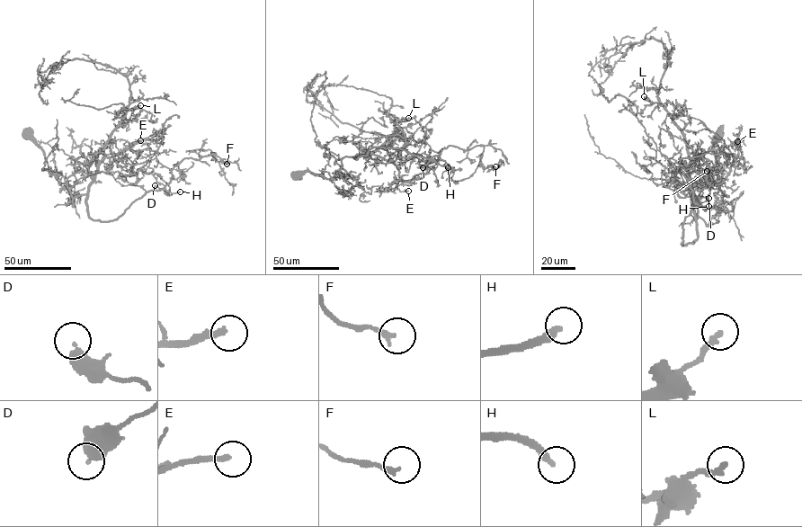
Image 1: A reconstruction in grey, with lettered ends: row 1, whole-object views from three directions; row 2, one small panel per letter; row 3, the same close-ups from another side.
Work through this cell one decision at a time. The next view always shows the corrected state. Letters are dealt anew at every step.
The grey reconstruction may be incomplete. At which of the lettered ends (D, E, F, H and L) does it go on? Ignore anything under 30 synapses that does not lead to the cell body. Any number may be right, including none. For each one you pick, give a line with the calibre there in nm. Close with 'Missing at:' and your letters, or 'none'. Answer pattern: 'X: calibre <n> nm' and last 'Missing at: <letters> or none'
H: calibre 280 nm
Missing at: H

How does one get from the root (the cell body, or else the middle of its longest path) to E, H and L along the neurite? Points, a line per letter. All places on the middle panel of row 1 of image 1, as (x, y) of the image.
E: (295, 175), (309, 171), (333, 178), (339, 174), (345, 156), (371, 152), (396, 166), (397, 188), (408, 191)
H: (295, 175), (309, 171), (333, 178), (339, 174), (344, 157), (357, 159), (376, 147), (399, 147), (448, 167)
L: (295, 175), (309, 171), (327, 179), (337, 176), (343, 158), (372, 153), (392, 135), (396, 123), (408, 118)

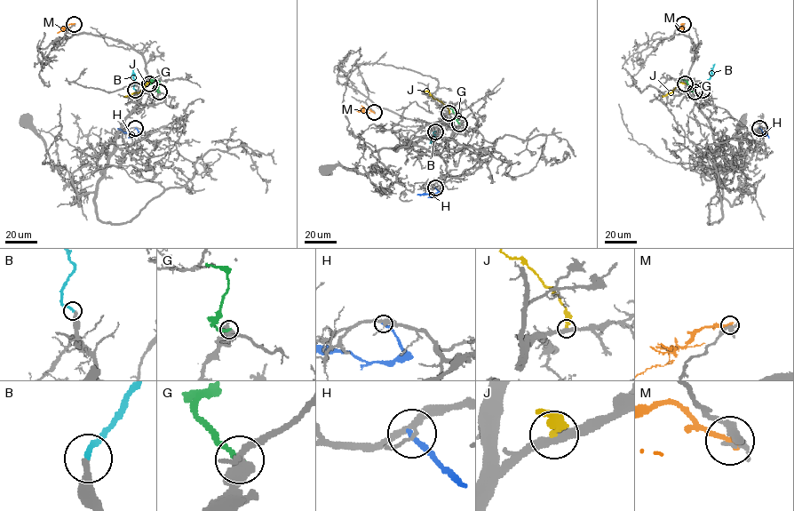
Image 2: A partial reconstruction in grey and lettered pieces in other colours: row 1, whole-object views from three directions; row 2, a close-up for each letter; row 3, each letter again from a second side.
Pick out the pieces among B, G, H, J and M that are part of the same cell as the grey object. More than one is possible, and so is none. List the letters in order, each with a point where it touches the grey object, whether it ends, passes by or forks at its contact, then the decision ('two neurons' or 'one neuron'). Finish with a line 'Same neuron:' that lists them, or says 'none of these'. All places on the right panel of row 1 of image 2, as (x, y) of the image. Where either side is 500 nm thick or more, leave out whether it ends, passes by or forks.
B: (702, 90) | it ends | one neuron
G: (694, 91) | it ends | two neurons
H: (759, 128) | it ends | two neurons
J: (685, 83) | it ends | two neurons
M: (683, 24) | it ends | two neurons
Same neuron: B

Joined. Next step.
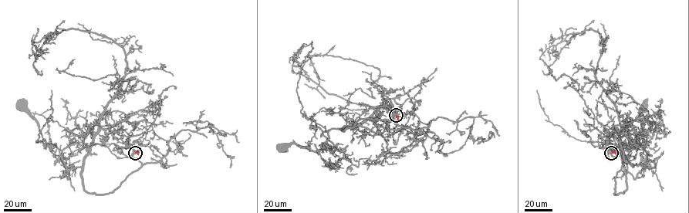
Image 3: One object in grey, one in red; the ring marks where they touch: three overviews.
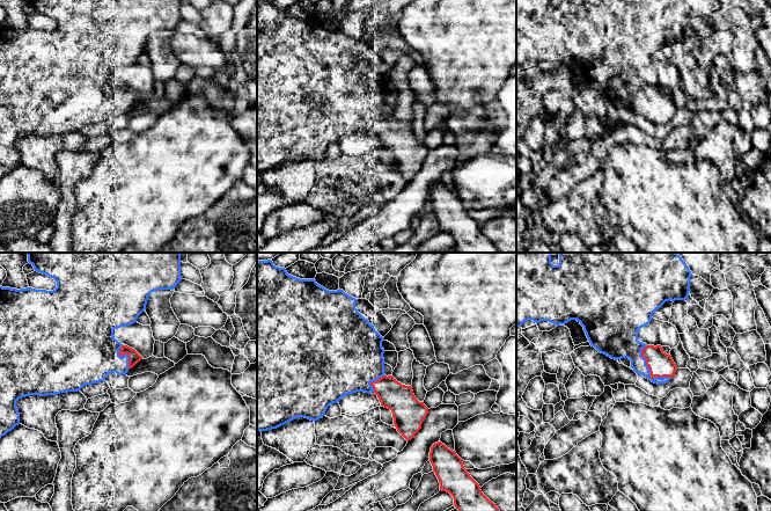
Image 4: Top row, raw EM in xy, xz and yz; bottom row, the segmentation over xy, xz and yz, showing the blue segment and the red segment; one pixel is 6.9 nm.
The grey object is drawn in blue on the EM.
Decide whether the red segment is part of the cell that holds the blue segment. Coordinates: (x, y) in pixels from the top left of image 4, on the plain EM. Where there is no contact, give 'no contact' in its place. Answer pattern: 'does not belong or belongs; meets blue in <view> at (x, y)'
belongs; meets blue in yz at (648, 111)

